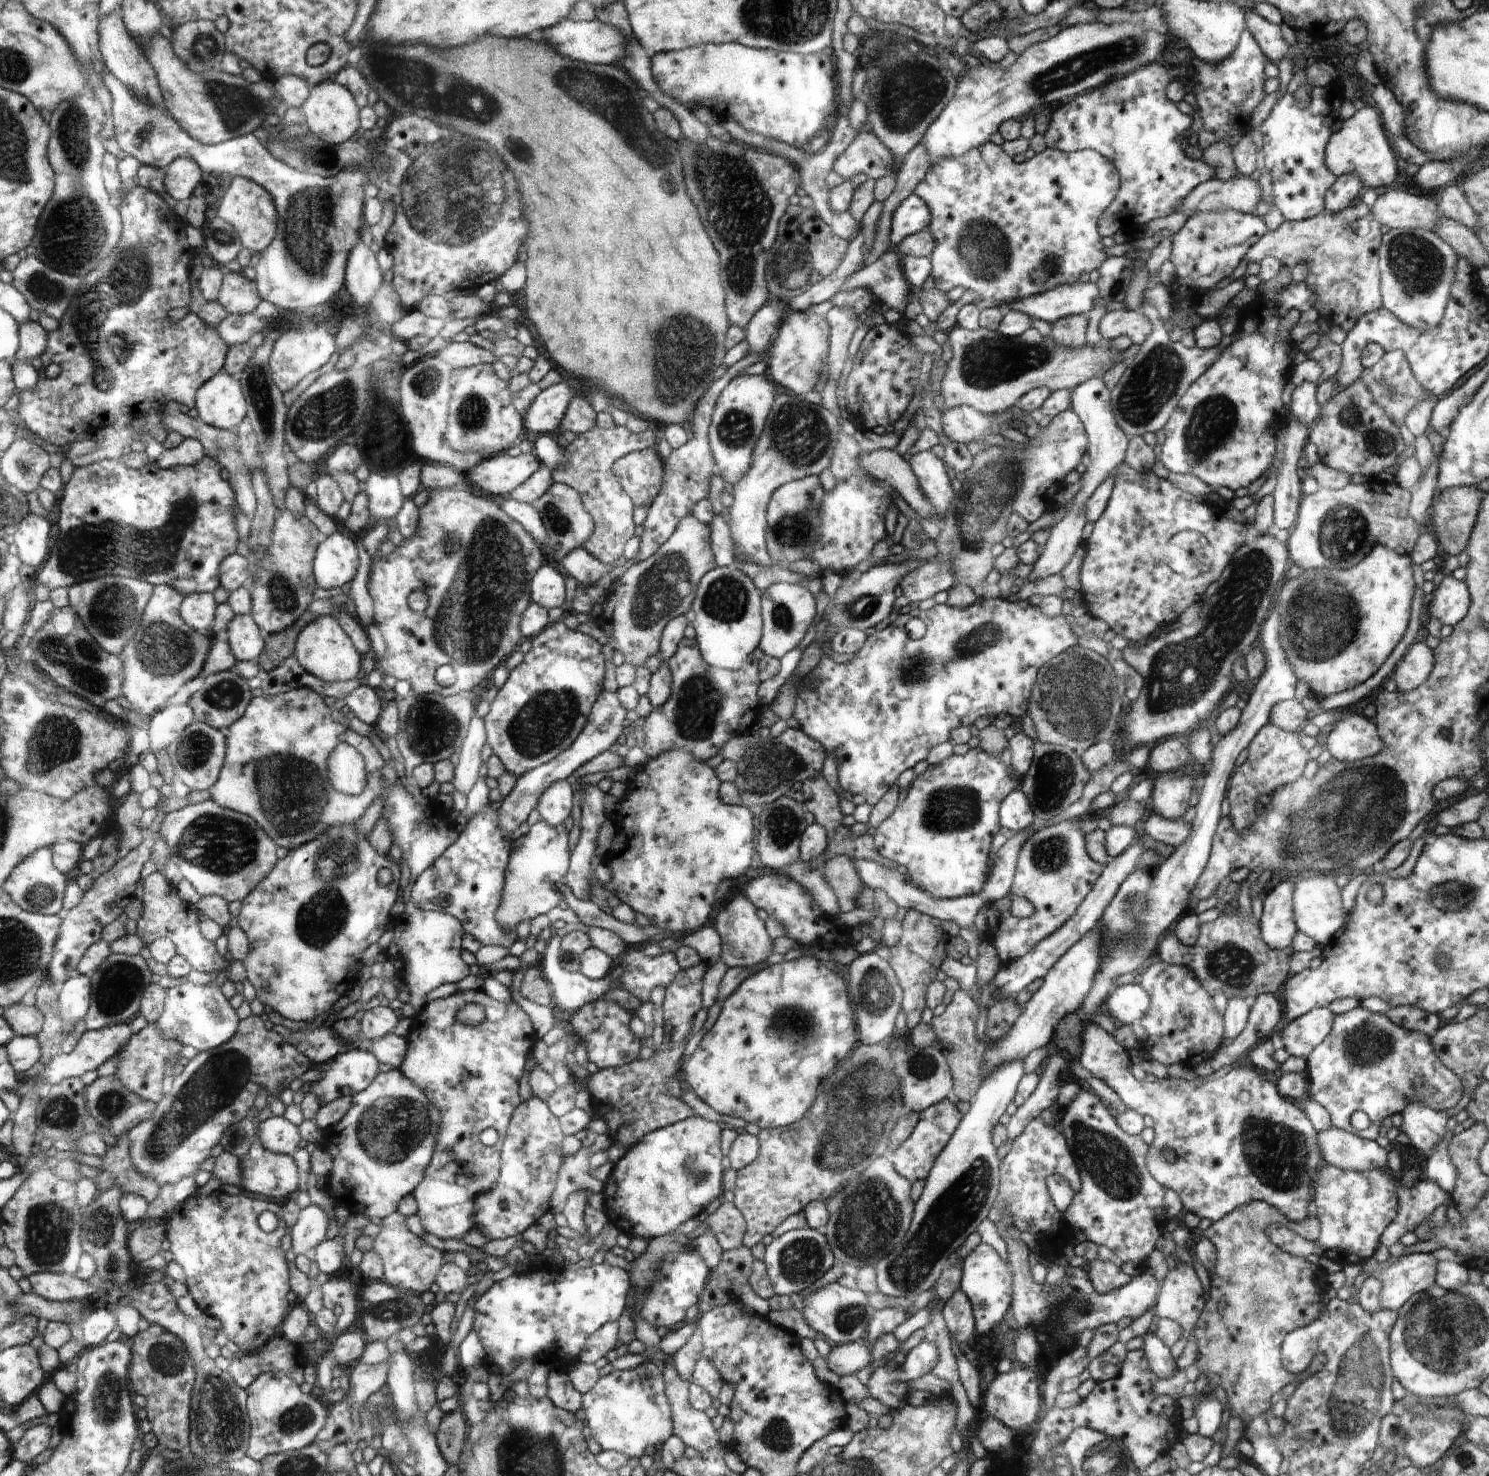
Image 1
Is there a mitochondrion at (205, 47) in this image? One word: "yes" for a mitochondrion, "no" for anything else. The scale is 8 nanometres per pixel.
yes

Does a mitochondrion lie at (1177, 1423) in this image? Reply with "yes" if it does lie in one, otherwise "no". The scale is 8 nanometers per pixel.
no

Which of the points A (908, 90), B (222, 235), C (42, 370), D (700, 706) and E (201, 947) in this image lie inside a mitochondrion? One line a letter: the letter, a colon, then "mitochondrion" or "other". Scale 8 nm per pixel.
A: mitochondrion
B: mitochondrion
C: other
D: mitochondrion
E: other

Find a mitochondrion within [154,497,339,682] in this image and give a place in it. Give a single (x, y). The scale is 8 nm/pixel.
(280, 590)

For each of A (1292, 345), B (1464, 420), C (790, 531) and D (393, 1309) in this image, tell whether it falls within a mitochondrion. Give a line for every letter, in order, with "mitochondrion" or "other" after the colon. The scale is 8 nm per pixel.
A: other
B: other
C: mitochondrion
D: mitochondrion

